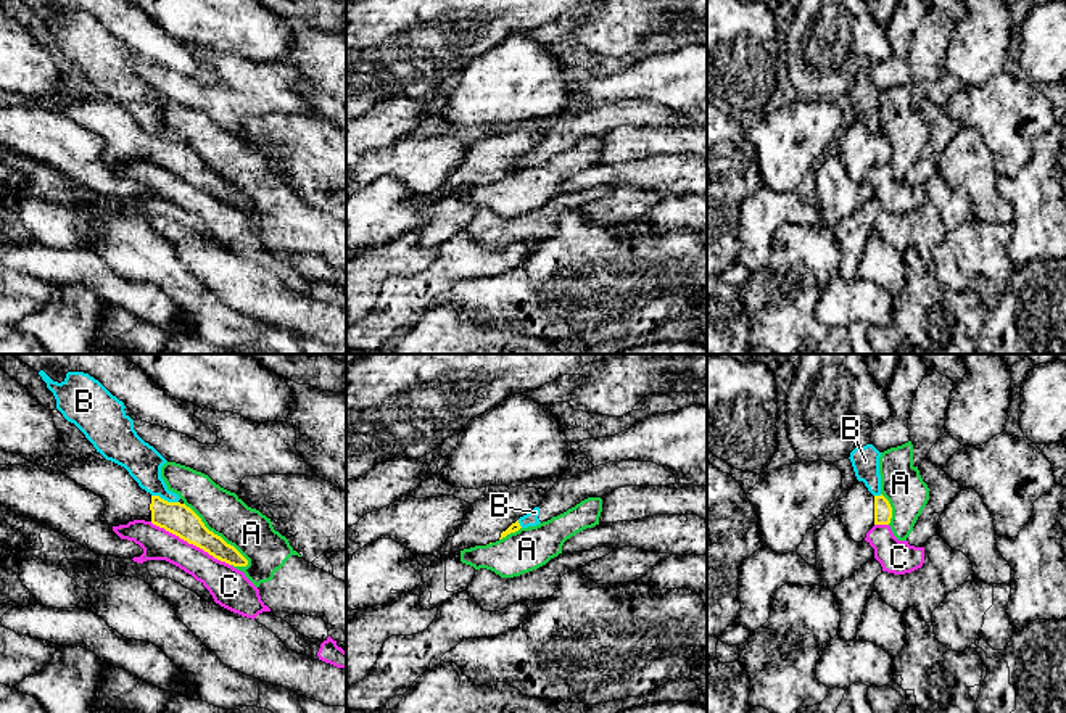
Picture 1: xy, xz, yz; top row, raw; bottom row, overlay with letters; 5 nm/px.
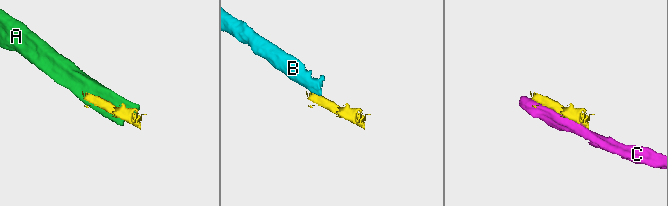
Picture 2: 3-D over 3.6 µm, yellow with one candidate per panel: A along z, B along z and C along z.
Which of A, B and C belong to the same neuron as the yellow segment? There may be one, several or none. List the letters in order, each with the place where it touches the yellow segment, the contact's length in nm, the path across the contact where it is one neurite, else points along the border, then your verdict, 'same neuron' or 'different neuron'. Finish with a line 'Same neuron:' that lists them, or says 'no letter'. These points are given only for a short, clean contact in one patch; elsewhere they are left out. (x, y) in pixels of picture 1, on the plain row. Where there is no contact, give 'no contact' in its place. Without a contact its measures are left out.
A: xy (216, 174) | 440 nm | different neuron
B: xy (163, 139) | 140 nm | along xy (152, 134), (177, 142) | different neuron
C: xy (190, 182) | 460 nm | different neuron
Same neuron: no letter

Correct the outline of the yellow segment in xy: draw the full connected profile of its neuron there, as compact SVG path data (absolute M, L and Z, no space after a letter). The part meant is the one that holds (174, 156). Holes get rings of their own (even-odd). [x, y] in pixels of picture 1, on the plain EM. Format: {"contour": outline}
{"contour": "M95 93L85 95L66 103L60 111L103 138L108 164L119 166L134 159L151 161L221 201L233 206L248 204L248 200L209 171L190 146L151 135L124 106L111 100L100 100Z"}

